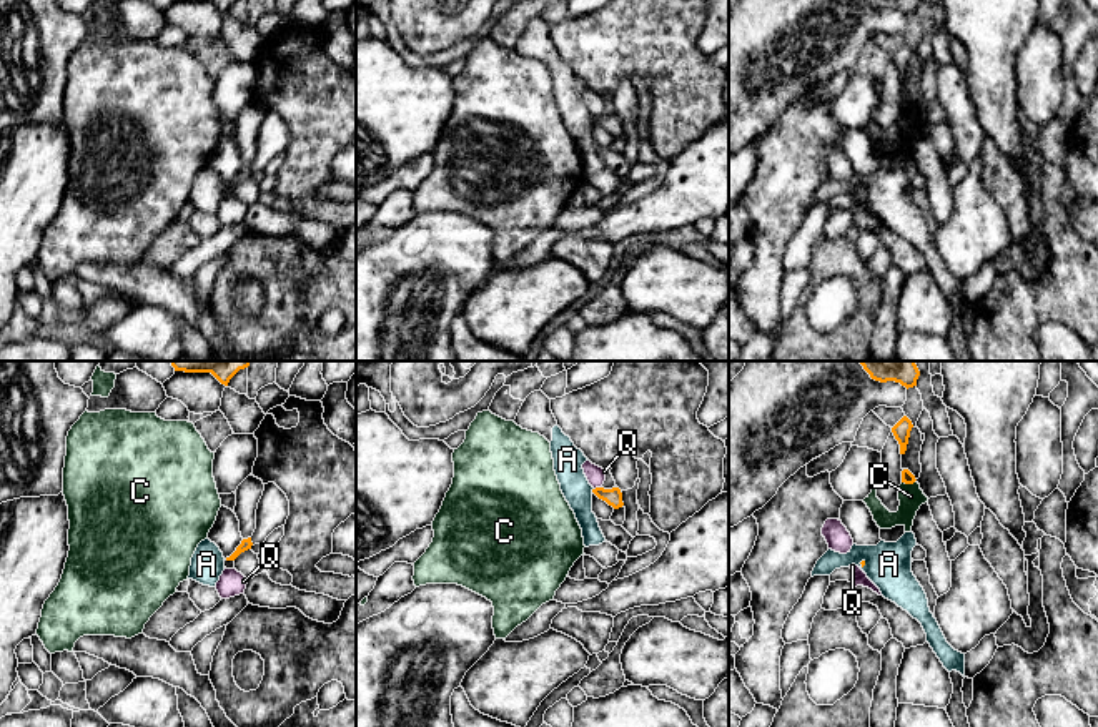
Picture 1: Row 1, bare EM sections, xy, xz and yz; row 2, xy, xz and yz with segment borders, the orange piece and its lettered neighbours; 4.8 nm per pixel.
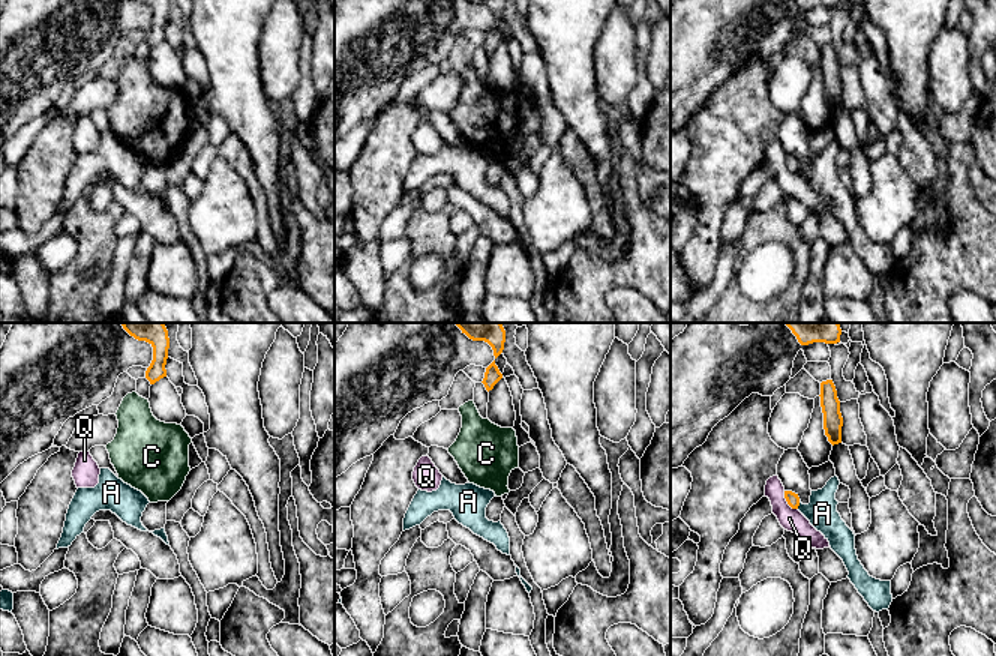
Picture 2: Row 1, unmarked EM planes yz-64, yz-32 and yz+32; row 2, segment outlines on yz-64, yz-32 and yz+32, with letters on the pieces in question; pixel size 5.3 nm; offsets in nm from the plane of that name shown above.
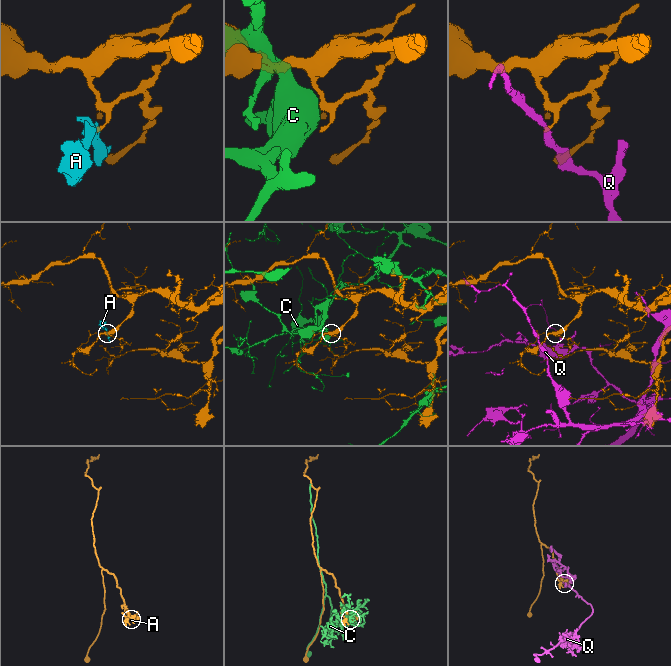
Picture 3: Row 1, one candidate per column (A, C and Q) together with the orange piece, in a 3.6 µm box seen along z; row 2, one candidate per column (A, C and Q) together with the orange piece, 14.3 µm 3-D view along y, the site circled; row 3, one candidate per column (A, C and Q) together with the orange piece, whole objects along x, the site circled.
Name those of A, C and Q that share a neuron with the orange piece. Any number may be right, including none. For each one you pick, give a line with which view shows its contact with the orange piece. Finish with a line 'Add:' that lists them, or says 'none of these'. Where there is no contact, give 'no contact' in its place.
Add: none of these

